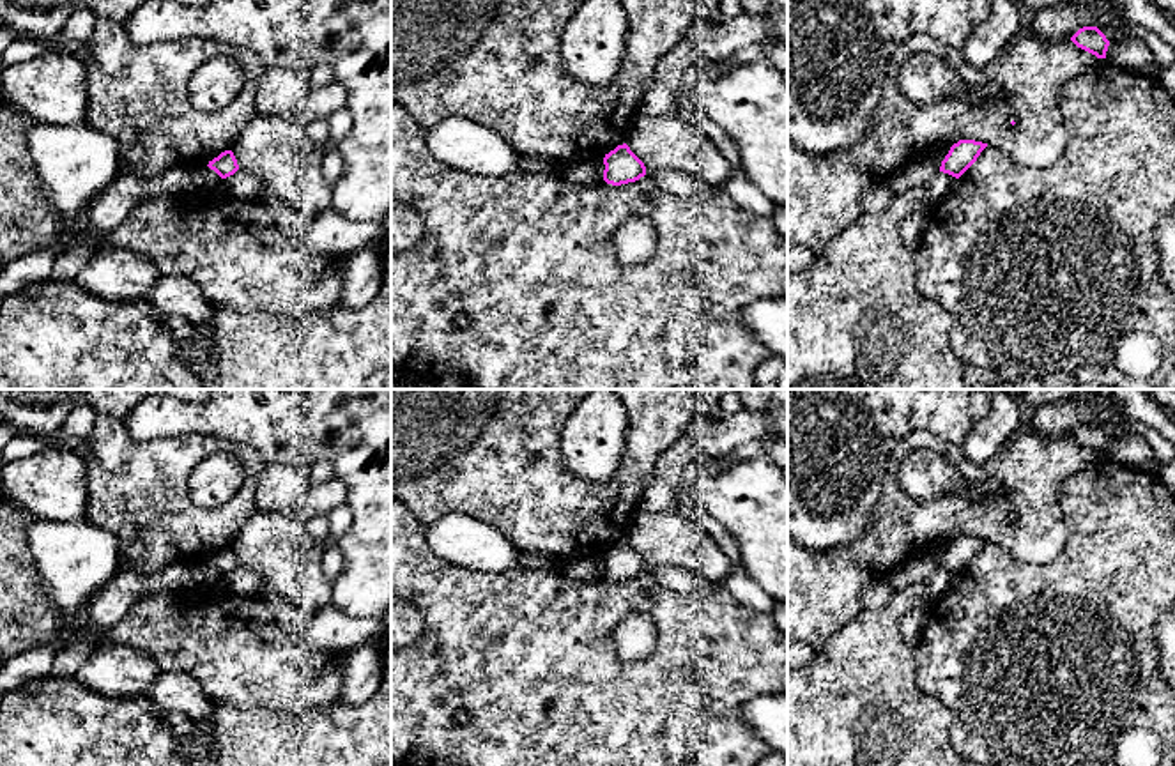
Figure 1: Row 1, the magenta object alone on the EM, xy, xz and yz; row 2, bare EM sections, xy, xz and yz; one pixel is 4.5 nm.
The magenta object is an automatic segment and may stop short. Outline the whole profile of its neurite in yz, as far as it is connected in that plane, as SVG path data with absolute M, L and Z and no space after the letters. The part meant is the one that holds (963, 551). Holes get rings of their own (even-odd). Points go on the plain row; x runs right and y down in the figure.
M959 536L941 557L940 568L959 575L980 552L987 540L975 536Z

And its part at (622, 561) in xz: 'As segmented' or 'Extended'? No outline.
As segmented

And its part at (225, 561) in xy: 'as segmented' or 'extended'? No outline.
as segmented

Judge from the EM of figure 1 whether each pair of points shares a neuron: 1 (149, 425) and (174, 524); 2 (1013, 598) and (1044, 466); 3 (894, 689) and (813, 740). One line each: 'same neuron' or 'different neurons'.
1: different neurons
2: different neurons
3: same neuron

